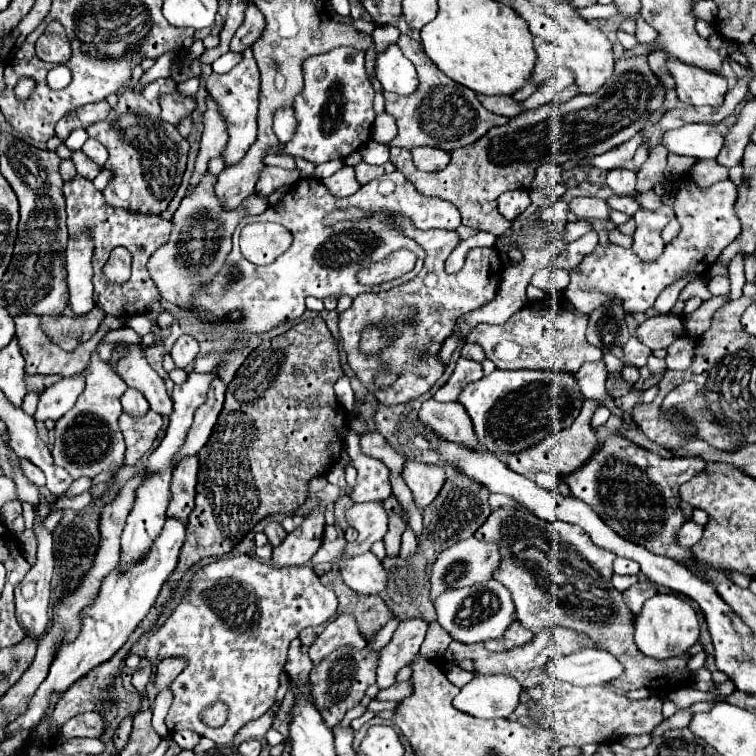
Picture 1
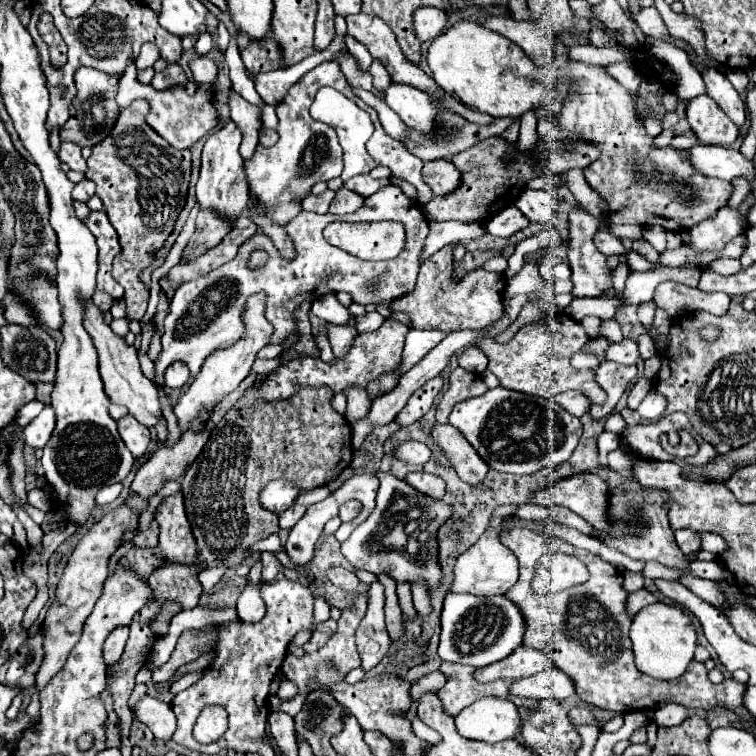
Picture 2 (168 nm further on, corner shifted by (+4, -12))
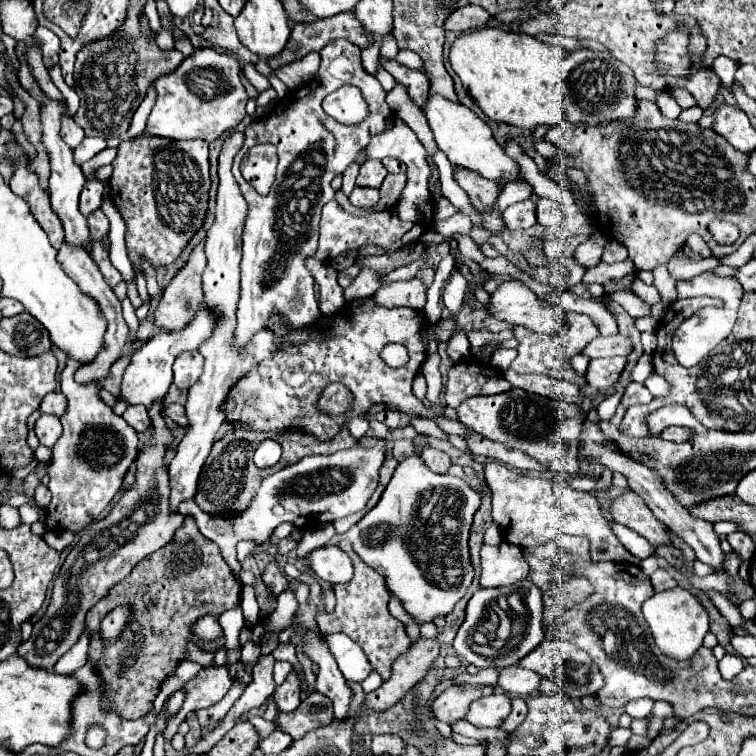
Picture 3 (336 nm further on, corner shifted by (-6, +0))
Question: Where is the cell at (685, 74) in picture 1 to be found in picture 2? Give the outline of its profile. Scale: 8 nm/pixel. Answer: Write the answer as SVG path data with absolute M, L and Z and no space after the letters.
M707 94L687 102L687 120L701 144L727 148L737 140L737 126Z

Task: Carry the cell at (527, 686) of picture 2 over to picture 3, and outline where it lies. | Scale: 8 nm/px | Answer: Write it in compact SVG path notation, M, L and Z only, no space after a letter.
M511 666L507 670L501 670L499 674L499 686L511 696L535 694L539 690L539 684L541 684L541 676L537 676L537 672L531 670Z

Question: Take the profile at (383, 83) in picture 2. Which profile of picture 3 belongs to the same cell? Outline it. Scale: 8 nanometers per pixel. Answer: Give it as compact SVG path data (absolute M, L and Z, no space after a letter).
M387 36L387 38L383 40L383 46L381 46L381 56L383 56L383 58L395 58L397 52L399 52L399 48L397 48L397 44L395 44L395 38L393 38L393 36Z

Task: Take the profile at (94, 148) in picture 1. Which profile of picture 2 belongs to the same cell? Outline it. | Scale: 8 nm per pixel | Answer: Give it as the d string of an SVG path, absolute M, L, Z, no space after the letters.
M61 142L61 148L57 152L57 158L61 162L65 162L71 170L85 172L85 160L83 160L81 148L77 148L77 144L73 144L73 142Z

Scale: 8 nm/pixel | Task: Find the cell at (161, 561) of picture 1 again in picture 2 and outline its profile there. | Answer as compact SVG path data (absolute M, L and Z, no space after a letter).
M115 628L109 634L109 638L105 640L105 662L107 664L115 664L121 658L127 638L129 638L129 628Z

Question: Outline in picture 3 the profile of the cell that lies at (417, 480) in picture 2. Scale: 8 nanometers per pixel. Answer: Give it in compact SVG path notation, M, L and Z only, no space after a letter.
M425 448L421 452L421 458L423 462L429 466L431 472L437 472L437 474L447 474L451 462L449 462L449 456L441 450L435 450L435 448Z

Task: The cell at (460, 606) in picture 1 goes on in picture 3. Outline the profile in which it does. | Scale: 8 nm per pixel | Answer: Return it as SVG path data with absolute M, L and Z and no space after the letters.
M525 580L507 588L479 588L467 602L465 620L457 630L453 648L461 660L477 668L505 668L519 662L543 638L541 590Z

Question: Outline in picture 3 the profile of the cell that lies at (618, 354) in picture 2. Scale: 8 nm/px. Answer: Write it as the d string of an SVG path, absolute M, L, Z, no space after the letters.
M621 332L617 336L597 336L583 350L583 354L587 354L591 360L603 356L629 356L631 352L633 352L633 344L629 336L623 336Z

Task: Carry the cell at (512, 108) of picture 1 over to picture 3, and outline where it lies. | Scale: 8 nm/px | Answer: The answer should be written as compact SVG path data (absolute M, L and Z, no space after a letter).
M401 50L401 52L397 54L397 62L403 64L403 66L407 66L407 68L411 68L411 70L425 72L425 70L423 70L423 60L421 60L415 52L411 52L411 50Z

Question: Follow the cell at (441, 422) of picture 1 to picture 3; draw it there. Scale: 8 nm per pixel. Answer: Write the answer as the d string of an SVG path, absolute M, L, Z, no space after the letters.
M493 460L485 462L485 480L493 492L493 520L499 524L501 534L507 542L517 544L521 548L545 544L553 540L557 534L583 534L591 540L591 552L599 552L599 560L611 562L639 562L609 530L607 520L601 516L599 502L595 496L587 492L577 492L569 488L565 482L551 482L539 478L527 478L517 474L505 464Z

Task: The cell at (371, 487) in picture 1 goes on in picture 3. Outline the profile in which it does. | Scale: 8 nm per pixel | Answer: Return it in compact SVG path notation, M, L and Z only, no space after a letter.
M385 442L371 446L371 448L363 448L361 444L355 444L353 448L339 450L331 456L305 456L297 464L285 466L279 472L269 474L261 482L259 494L253 498L249 508L237 518L225 520L225 518L209 516L193 500L185 500L183 504L179 504L179 512L183 516L191 514L197 520L197 526L203 532L203 536L213 540L221 548L221 554L223 554L225 562L229 564L235 580L239 580L239 586L243 586L241 564L237 562L237 556L235 556L235 544L239 540L249 538L249 540L255 540L257 544L261 544L281 522L289 520L297 528L309 530L319 524L335 522L337 518L363 510L363 508L355 508L353 500L371 498L371 494L377 488L379 468L381 468L383 460L385 460Z

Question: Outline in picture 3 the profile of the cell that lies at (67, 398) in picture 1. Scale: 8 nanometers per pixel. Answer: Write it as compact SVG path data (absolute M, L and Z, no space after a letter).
M41 414L35 422L35 434L43 446L53 446L55 440L61 436L61 422L53 414Z

